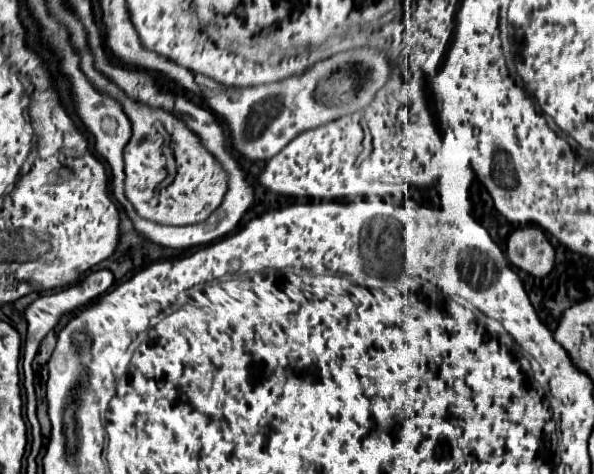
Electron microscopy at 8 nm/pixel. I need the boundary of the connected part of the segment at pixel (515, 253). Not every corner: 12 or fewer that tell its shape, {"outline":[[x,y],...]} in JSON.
{"outline":[[537,225],[514,229],[507,259],[533,277],[555,265],[555,249]]}

